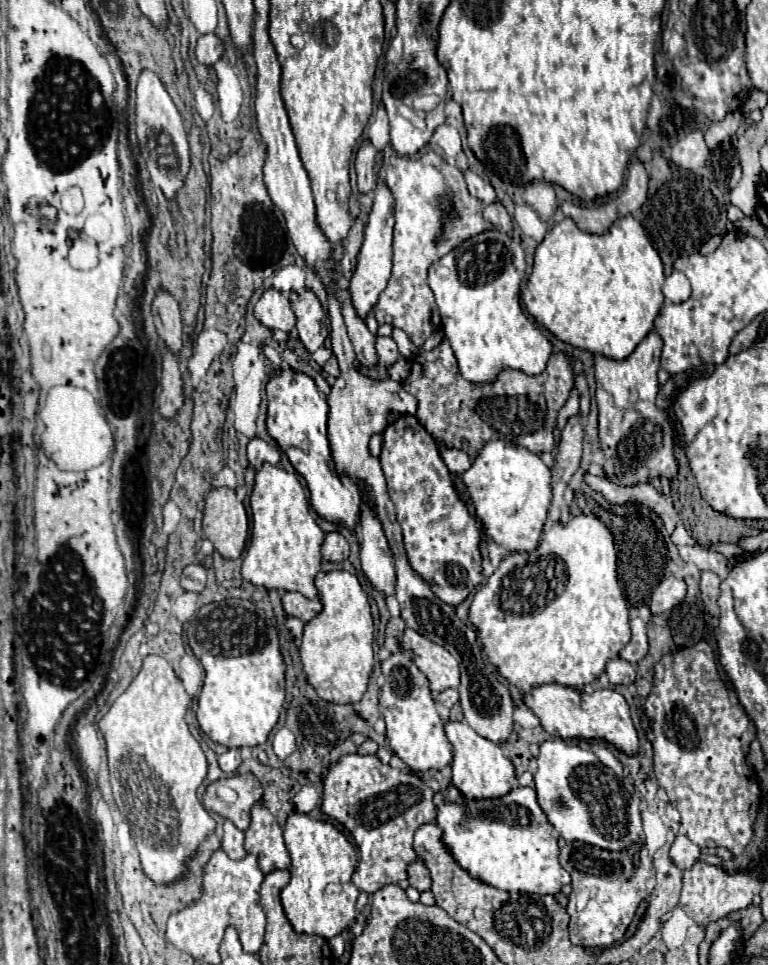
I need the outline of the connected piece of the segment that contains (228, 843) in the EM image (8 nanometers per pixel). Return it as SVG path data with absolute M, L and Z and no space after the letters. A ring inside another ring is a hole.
M230 820L224 822L224 840L222 840L222 850L230 856L230 858L246 858L246 850L244 850L244 832L238 830Z

